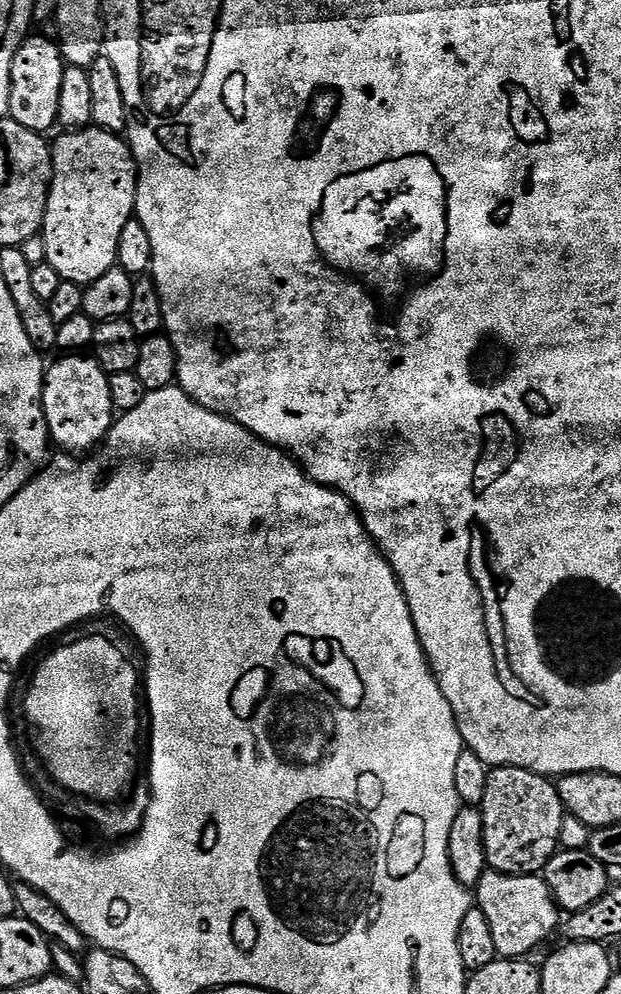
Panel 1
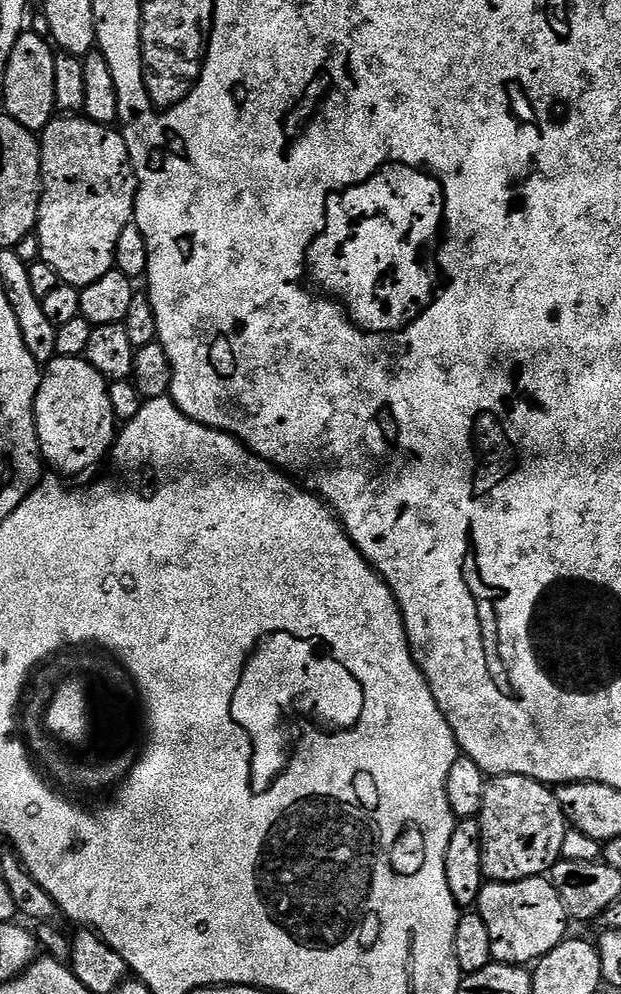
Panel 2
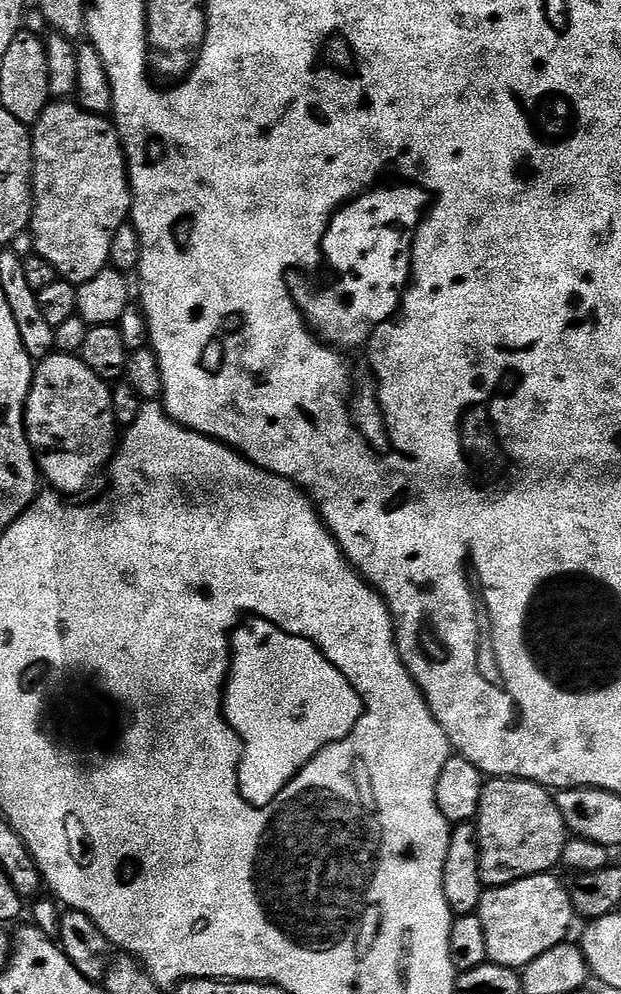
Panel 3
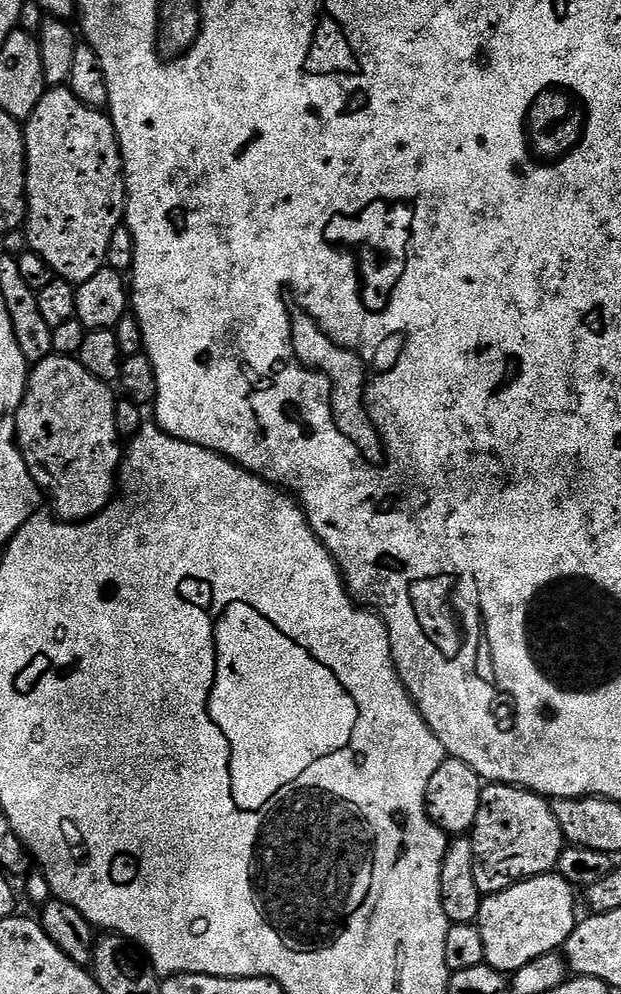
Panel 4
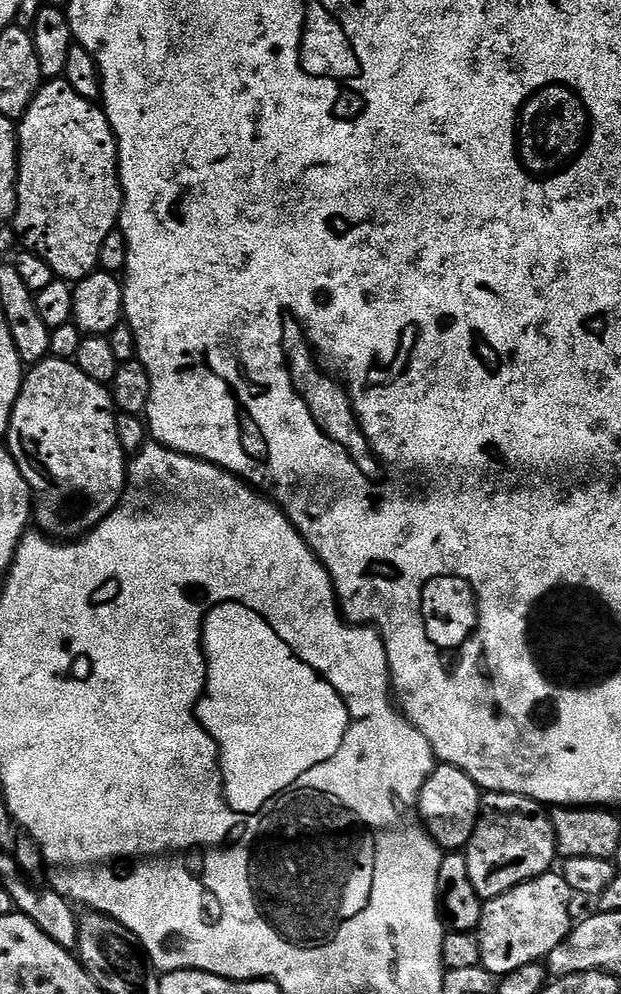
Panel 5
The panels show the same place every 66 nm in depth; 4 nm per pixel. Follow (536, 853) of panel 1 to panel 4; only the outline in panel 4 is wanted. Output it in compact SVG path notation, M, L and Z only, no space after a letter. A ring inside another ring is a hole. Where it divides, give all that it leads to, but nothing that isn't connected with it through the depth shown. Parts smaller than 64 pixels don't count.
M485 783L480 789L480 813L470 833L474 846L474 882L484 896L506 890L523 880L551 873L559 865L566 841L551 803L537 792L518 788L515 784Z

